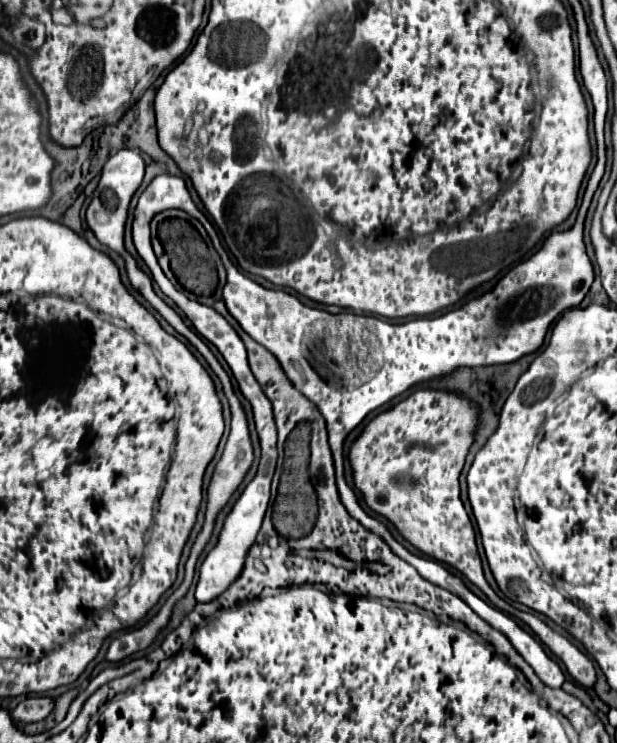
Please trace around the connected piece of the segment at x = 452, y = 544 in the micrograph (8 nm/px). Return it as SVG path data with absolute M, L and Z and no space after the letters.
M417 390L395 408L373 418L351 446L349 460L353 466L355 486L363 492L369 508L389 518L405 540L427 556L433 556L439 562L459 570L467 580L481 588L493 606L523 620L539 636L539 640L563 660L567 672L579 684L591 688L595 684L595 668L589 656L585 656L535 614L511 608L493 592L483 576L473 524L459 498L459 474L463 470L469 444L473 444L475 428L477 406L469 400L447 392Z

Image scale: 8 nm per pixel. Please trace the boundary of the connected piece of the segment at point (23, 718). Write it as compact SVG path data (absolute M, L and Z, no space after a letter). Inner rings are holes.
M27 698L21 704L17 704L17 708L13 710L13 720L21 722L21 724L29 724L29 722L39 722L43 718L47 718L47 714L53 710L53 700L51 698Z

